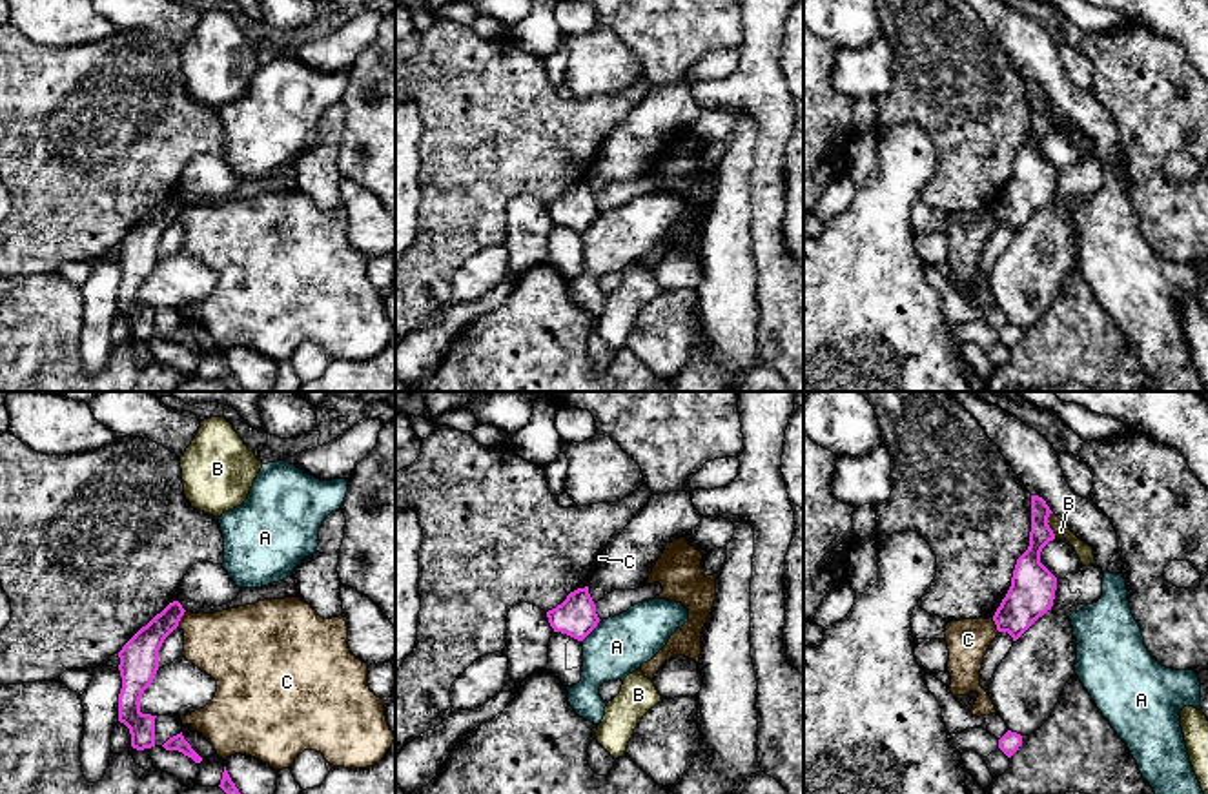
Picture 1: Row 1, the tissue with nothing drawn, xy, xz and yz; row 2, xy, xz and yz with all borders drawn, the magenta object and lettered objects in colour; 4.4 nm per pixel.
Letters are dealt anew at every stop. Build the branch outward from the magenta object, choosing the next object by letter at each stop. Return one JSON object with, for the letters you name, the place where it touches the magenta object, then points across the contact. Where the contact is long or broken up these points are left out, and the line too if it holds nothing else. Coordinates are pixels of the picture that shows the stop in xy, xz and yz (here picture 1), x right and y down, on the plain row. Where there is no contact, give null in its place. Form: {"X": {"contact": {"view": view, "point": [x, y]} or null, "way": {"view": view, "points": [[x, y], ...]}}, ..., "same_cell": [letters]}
{"same_cell": []}

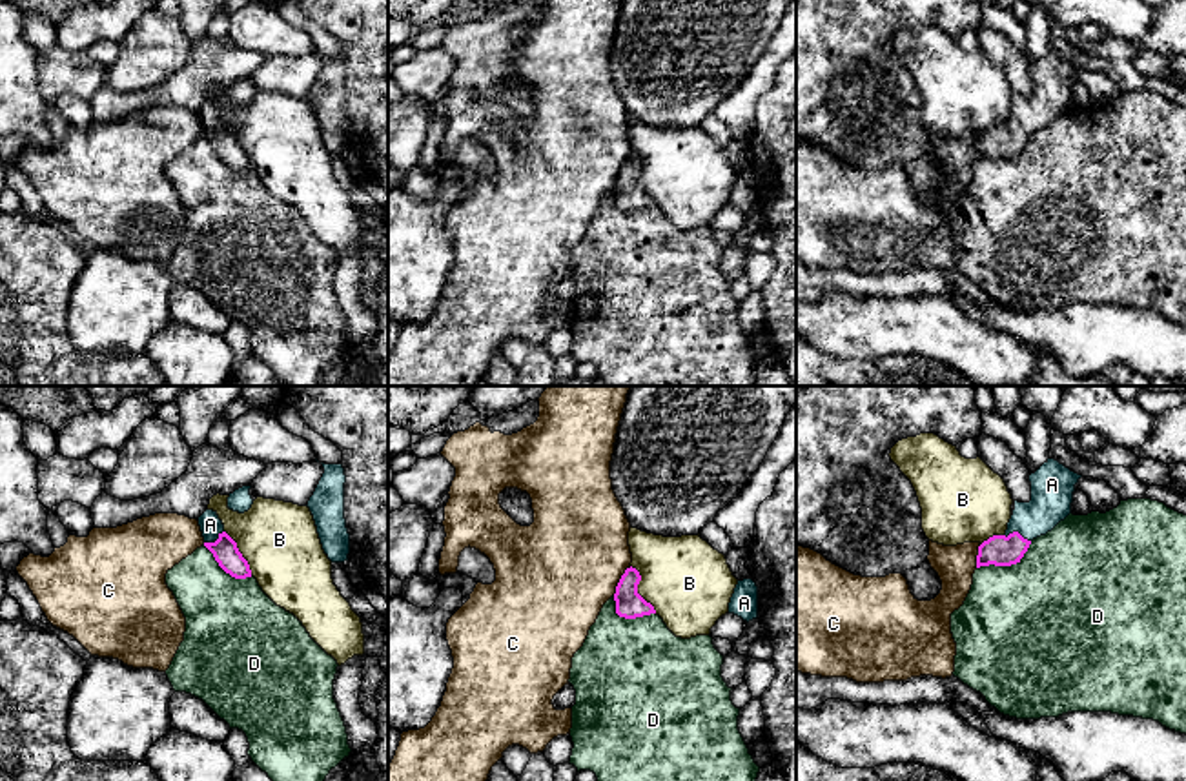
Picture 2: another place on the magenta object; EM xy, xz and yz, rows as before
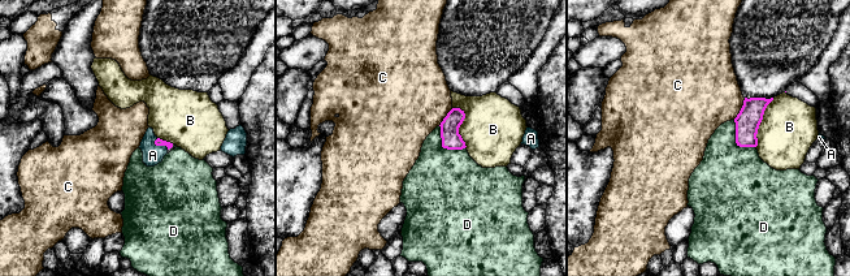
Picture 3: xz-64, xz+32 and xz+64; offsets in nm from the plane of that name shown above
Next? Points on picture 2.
{"A": {"contact": {"view": "yz", "point": [1017, 124]}, "way": {"view": "yz", "points": [[999, 142], [1017, 124], [1052, 90], [1052, 81]]}}, "same_cell": ["A"]}

